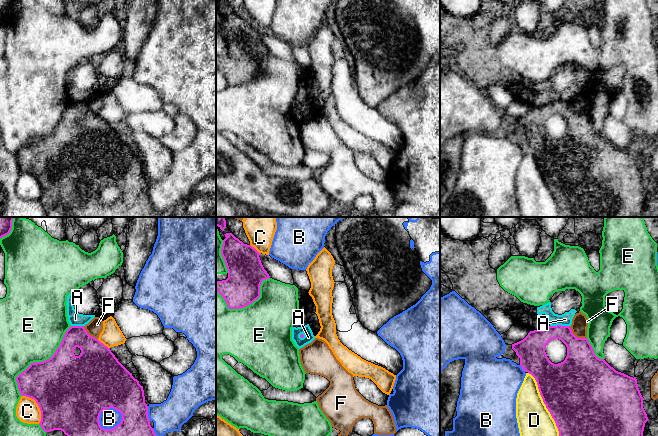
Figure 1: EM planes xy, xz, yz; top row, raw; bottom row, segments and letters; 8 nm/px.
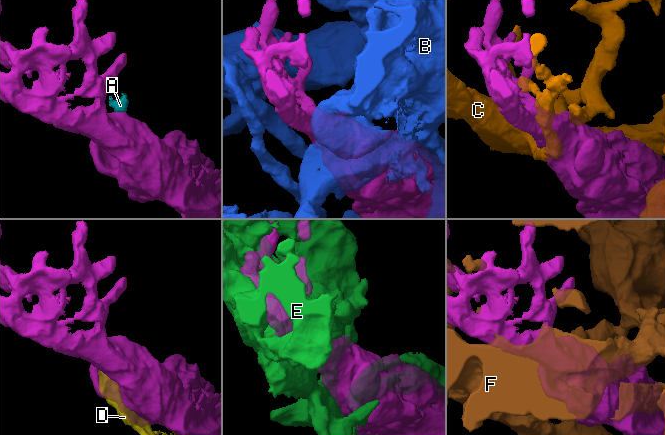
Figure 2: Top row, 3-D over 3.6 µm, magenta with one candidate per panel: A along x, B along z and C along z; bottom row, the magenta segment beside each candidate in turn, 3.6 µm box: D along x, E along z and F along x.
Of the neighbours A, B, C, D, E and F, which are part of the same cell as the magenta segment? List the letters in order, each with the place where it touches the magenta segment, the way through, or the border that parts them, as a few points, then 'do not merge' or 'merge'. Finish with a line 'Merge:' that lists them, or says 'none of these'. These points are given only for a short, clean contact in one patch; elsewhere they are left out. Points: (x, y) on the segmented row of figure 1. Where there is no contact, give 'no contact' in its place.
A: meets magenta in yz at (559, 325); do not merge
B: meets magenta in xy at (112, 428); do not merge
C: meets magenta in xy at (38, 405); do not merge
D: meets magenta in yz at (544, 403); do not merge
E: meets magenta in xy at (39, 362); do not merge
F: meets magenta in yz at (575, 336); do not merge
Merge: none of these

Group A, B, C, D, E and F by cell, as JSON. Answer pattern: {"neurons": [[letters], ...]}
{"neurons": [["A"], ["B"], ["C"], ["D"], ["E"], ["F"]]}

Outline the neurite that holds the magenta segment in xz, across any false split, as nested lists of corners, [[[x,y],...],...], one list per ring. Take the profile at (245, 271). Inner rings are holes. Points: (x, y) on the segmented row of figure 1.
[[[226,233],[221,249],[228,278],[216,280],[216,291],[224,298],[229,309],[241,309],[260,297],[260,285],[270,276],[264,269],[260,253],[244,244],[232,233]]]

